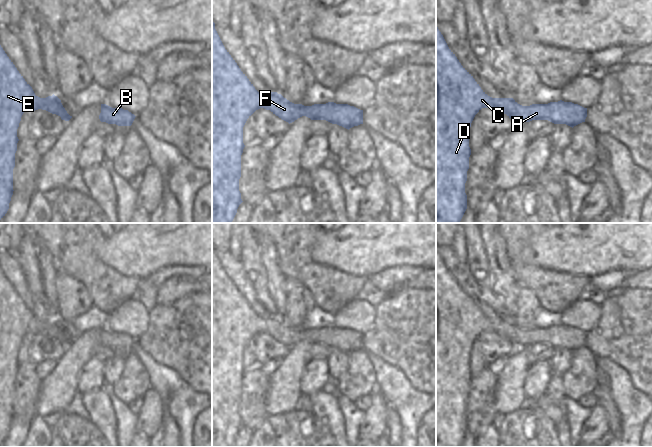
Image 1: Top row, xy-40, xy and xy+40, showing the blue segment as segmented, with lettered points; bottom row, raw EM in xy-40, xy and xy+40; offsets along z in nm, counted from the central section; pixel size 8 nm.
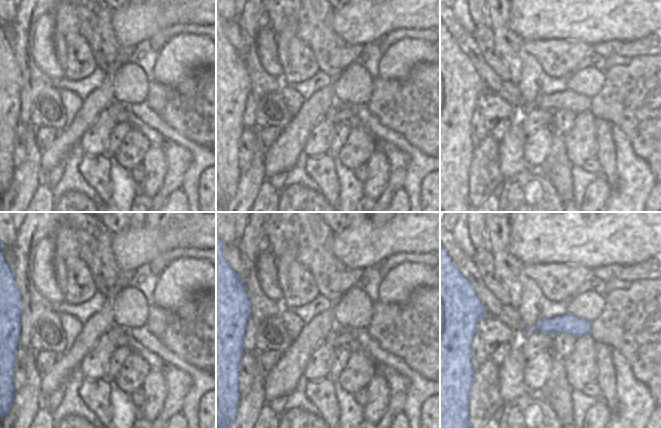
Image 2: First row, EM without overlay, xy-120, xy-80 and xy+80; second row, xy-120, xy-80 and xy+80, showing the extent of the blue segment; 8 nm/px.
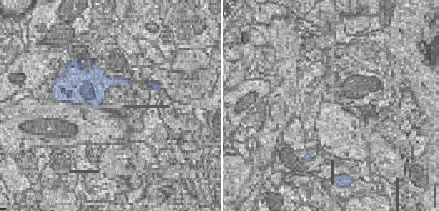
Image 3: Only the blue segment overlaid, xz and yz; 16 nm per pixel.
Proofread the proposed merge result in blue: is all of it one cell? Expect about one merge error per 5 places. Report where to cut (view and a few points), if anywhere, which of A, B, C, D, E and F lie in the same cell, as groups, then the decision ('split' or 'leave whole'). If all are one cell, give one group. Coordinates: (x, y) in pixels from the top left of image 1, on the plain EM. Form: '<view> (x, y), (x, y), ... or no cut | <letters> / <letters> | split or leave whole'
no cut | A B C D E F | leave whole

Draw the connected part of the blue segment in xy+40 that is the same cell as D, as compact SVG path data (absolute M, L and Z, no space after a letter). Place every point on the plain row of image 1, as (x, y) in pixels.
M436 245L436 447L460 447L467 433L465 407L469 393L469 353L482 332L494 332L517 348L548 344L574 351L585 346L587 332L572 326L550 326L522 330L513 322L492 322L475 305L449 273Z

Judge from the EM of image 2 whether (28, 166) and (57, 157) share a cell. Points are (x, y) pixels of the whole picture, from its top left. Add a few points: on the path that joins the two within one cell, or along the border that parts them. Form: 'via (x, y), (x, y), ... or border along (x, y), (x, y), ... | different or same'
border along (43, 151), (41, 154), (42, 173) | different

